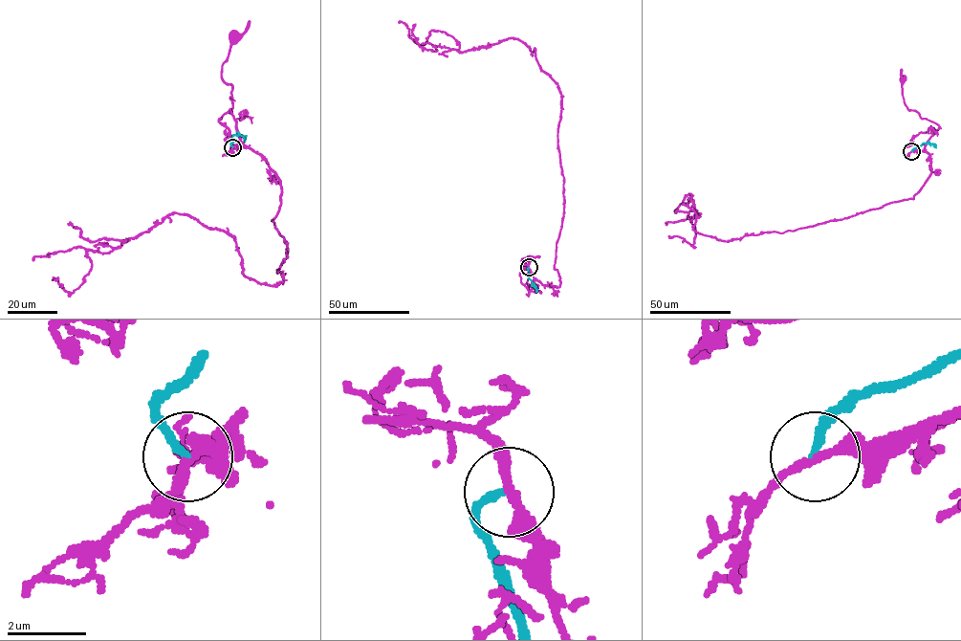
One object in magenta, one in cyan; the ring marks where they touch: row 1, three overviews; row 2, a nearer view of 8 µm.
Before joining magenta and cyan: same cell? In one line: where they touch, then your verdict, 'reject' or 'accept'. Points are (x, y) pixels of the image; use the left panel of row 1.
place (232, 147); reject

